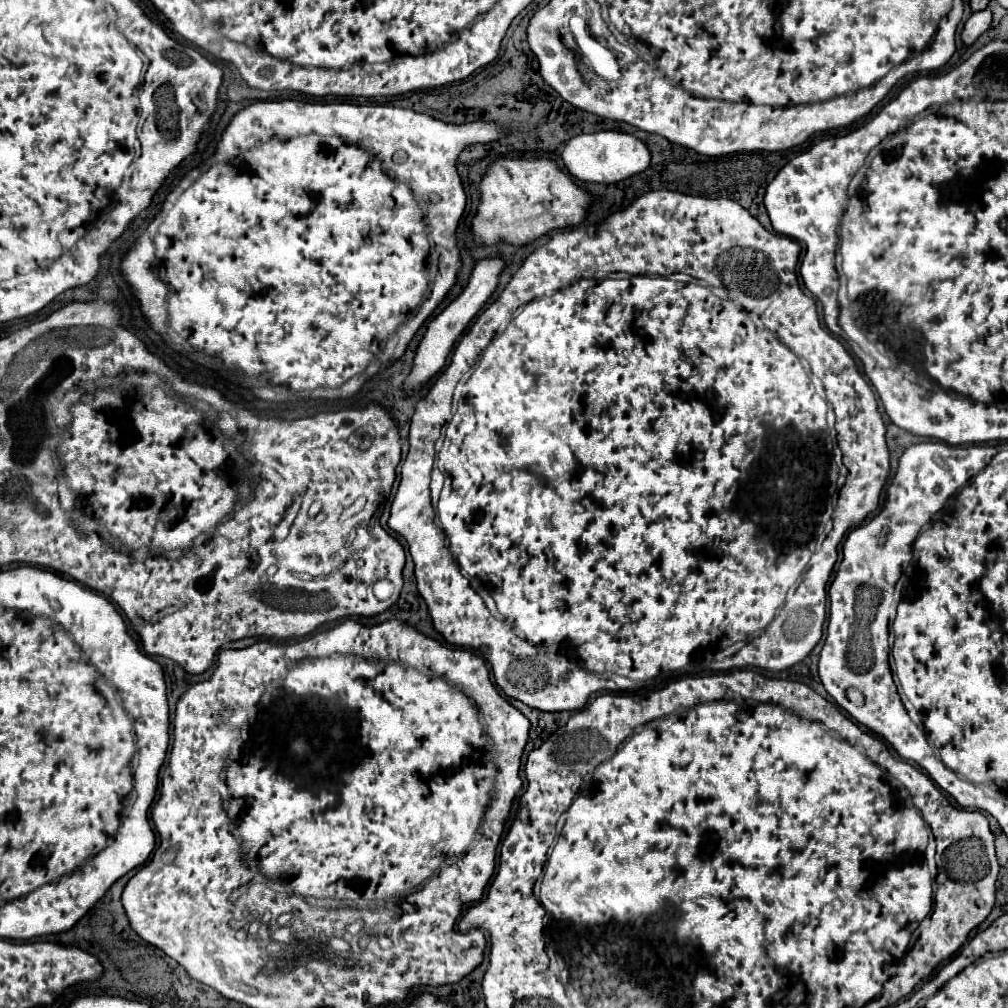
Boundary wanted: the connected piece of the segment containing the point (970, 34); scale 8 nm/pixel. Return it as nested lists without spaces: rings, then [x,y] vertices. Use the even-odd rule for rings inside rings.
[[[983,9],[983,11],[979,11],[979,13],[973,13],[973,15],[967,19],[965,27],[963,27],[963,33],[961,33],[963,43],[965,43],[965,45],[973,45],[973,41],[975,41],[981,33],[985,33],[985,31],[989,29],[989,25],[991,25],[991,11],[989,11],[989,9]]]

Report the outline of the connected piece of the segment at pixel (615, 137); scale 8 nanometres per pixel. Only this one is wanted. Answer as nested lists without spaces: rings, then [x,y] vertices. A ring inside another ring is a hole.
[[[599,131],[591,135],[579,135],[565,143],[561,153],[567,173],[585,183],[617,183],[649,167],[651,155],[643,141],[621,131]]]

